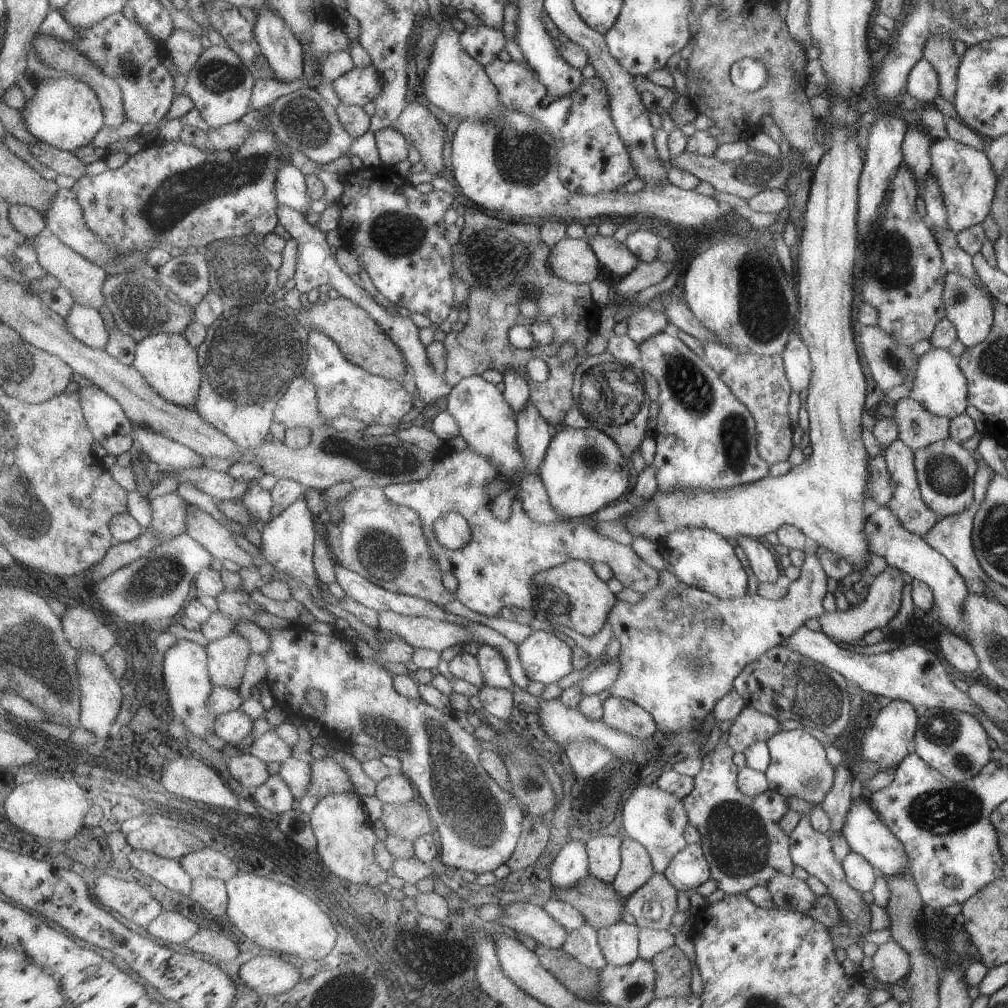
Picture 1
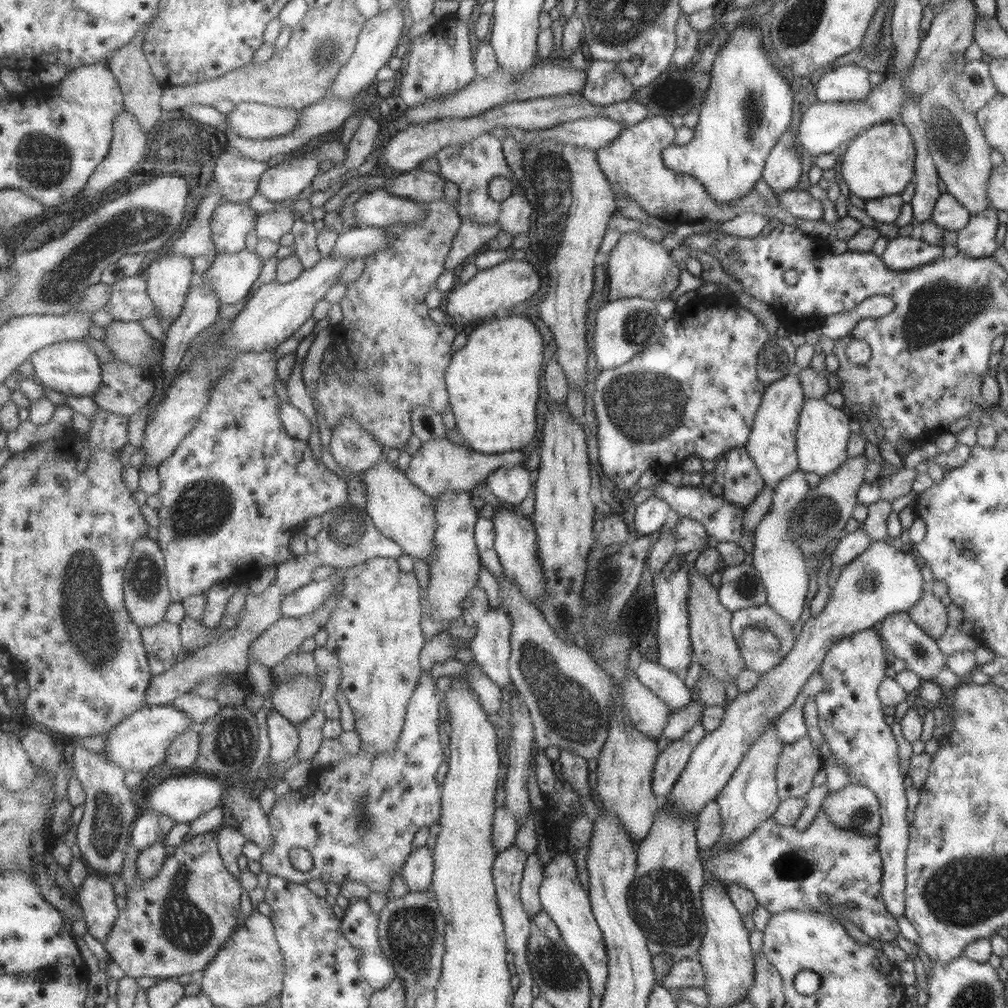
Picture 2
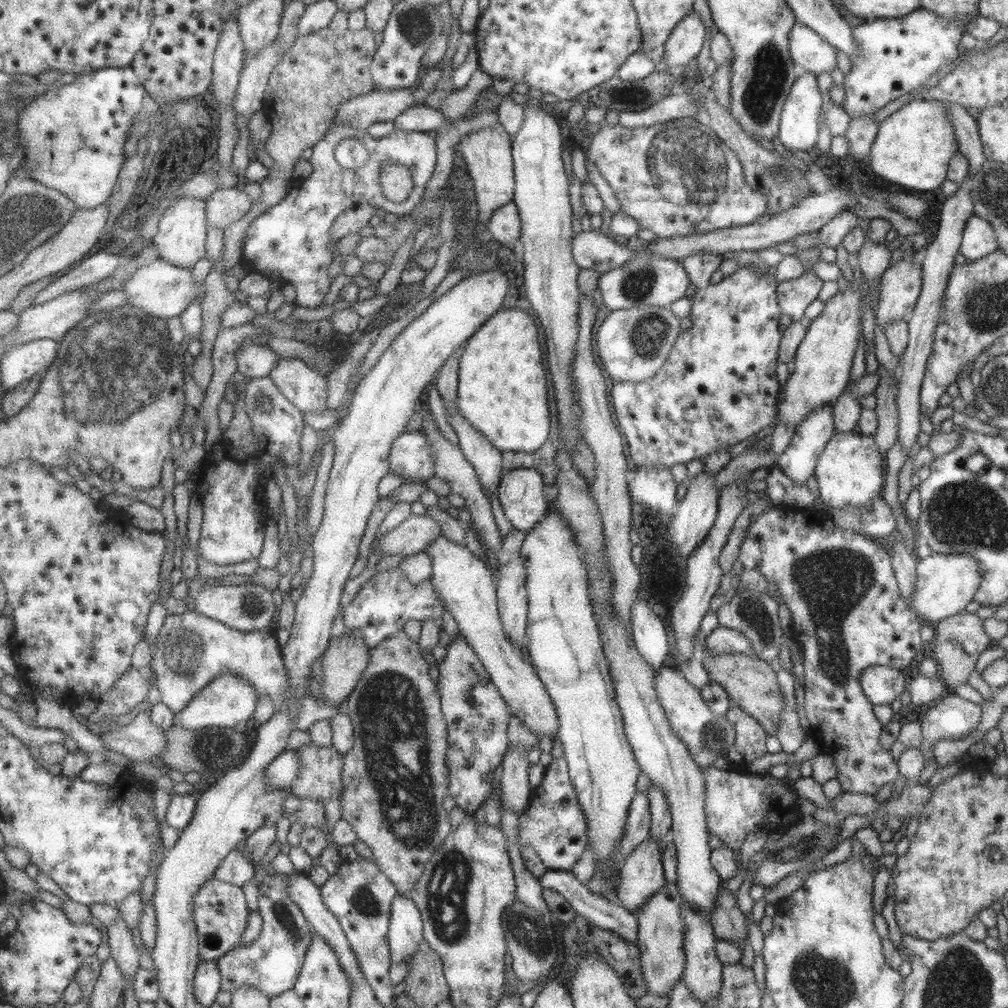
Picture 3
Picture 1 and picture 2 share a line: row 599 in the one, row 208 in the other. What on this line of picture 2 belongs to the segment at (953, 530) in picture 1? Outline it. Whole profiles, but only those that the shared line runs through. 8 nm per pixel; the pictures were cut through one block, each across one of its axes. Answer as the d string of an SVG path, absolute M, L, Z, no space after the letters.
M994 207L971 214L968 224L957 232L954 251L974 258L992 256L998 248L996 232L1000 223L996 214Z

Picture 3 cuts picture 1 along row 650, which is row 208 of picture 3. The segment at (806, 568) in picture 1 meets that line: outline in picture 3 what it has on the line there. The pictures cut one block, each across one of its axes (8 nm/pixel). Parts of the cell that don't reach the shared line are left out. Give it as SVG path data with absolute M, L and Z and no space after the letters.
M672 120L638 128L618 123L601 127L583 150L614 190L621 211L635 218L640 229L652 230L663 239L683 237L757 222L768 207L768 199L748 186L736 154L713 134L705 124L680 124Z

